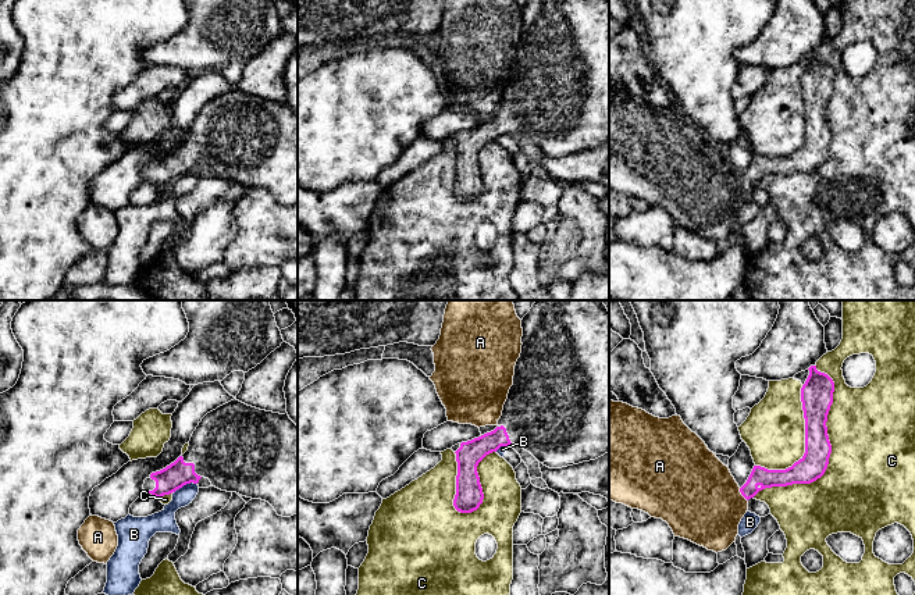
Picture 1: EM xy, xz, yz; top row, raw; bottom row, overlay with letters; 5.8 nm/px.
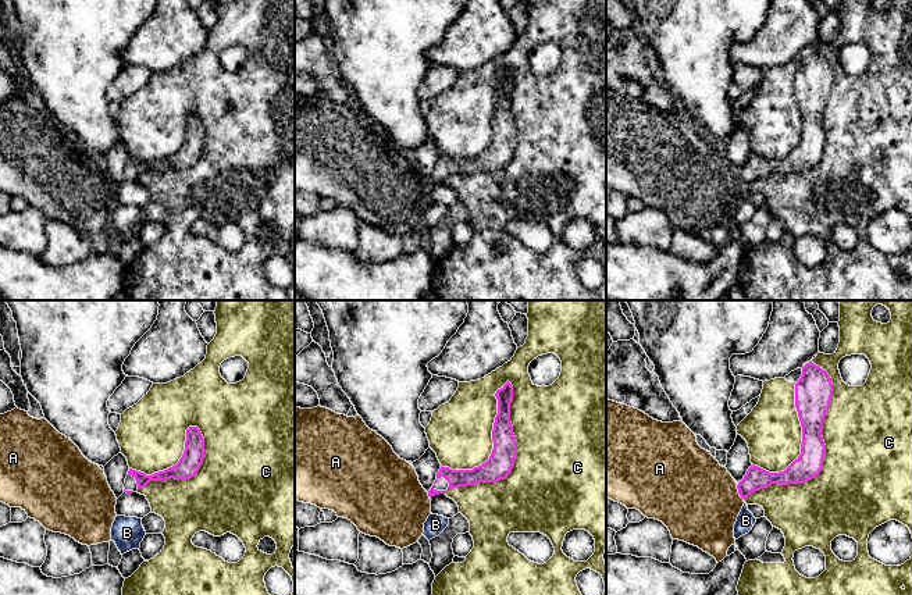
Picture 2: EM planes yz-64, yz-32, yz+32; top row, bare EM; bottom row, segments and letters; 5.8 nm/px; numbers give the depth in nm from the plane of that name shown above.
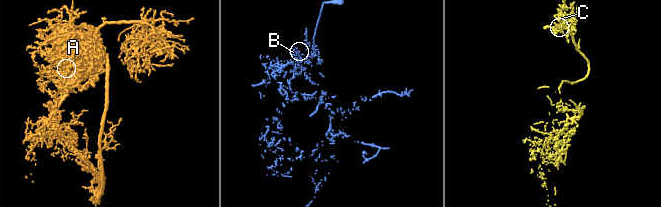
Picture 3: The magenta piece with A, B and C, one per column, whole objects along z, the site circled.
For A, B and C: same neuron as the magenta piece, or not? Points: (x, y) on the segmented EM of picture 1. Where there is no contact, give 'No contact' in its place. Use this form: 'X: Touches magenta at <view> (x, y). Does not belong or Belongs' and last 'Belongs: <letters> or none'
A: Touches magenta at yz (741, 494). Does not belong
B: Touches magenta at xy (185, 484). Does not belong
C: Touches magenta at yz (830, 452). Does not belong
Belongs: none

